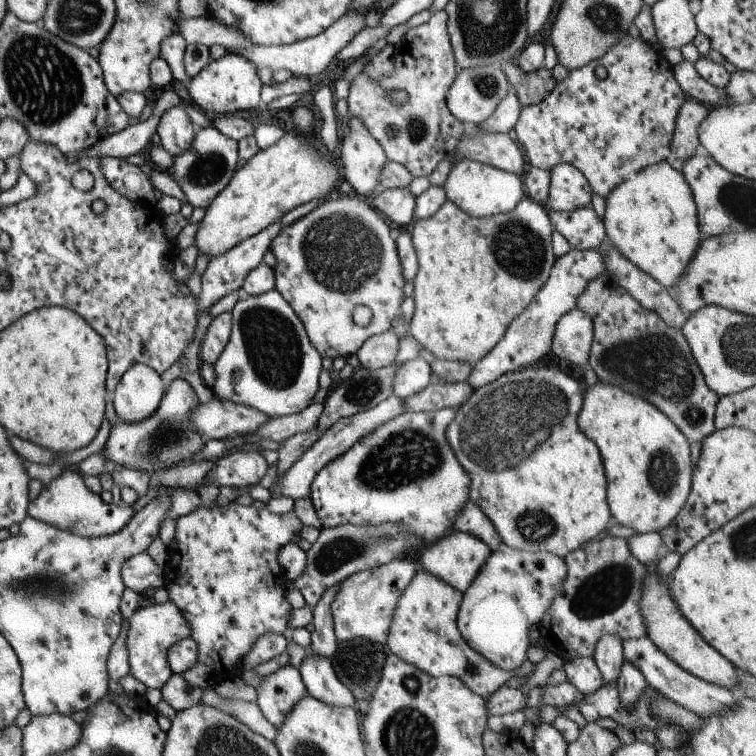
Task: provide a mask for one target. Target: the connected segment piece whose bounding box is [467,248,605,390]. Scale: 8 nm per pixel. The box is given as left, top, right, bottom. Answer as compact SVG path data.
M571 248L564 256L556 258L545 285L537 292L533 301L529 302L527 308L517 318L513 318L501 340L485 356L471 364L471 372L467 376L469 388L477 390L485 384L491 384L503 374L519 371L539 362L550 351L557 320L576 307L577 296L585 290L587 282L592 282L593 278L604 273L603 254L599 249Z

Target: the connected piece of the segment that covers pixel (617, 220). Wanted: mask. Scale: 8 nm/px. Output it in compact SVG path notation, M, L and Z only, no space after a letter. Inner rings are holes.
M665 161L647 166L643 170L625 178L619 186L607 194L605 212L603 212L602 224L607 243L613 244L622 256L625 256L631 264L637 266L644 274L647 274L654 282L668 291L675 286L677 280L685 276L685 266L693 260L693 254L697 252L699 244L699 230L697 230L697 214L693 196L687 182L680 171L675 171Z

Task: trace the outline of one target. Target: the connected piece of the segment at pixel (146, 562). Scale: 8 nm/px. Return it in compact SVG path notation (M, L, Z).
M145 552L125 560L119 574L124 588L137 594L164 585L164 568L159 568Z

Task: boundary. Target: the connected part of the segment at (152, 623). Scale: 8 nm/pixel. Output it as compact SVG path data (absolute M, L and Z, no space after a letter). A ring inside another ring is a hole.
M169 601L143 606L143 608L138 607L125 623L127 624L125 650L127 650L128 674L146 688L160 690L172 676L166 660L167 650L177 640L182 640L189 635L189 624L185 624L185 618L181 618L177 606L173 606L173 602Z

